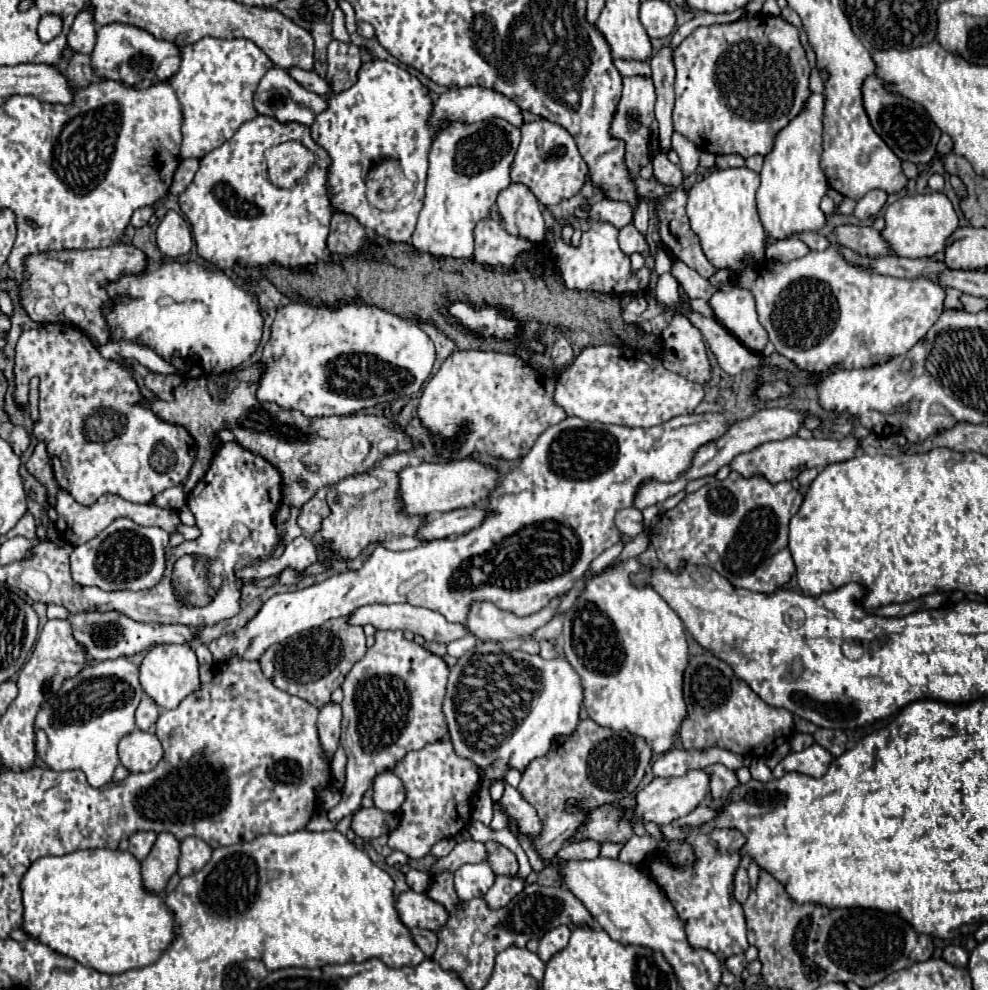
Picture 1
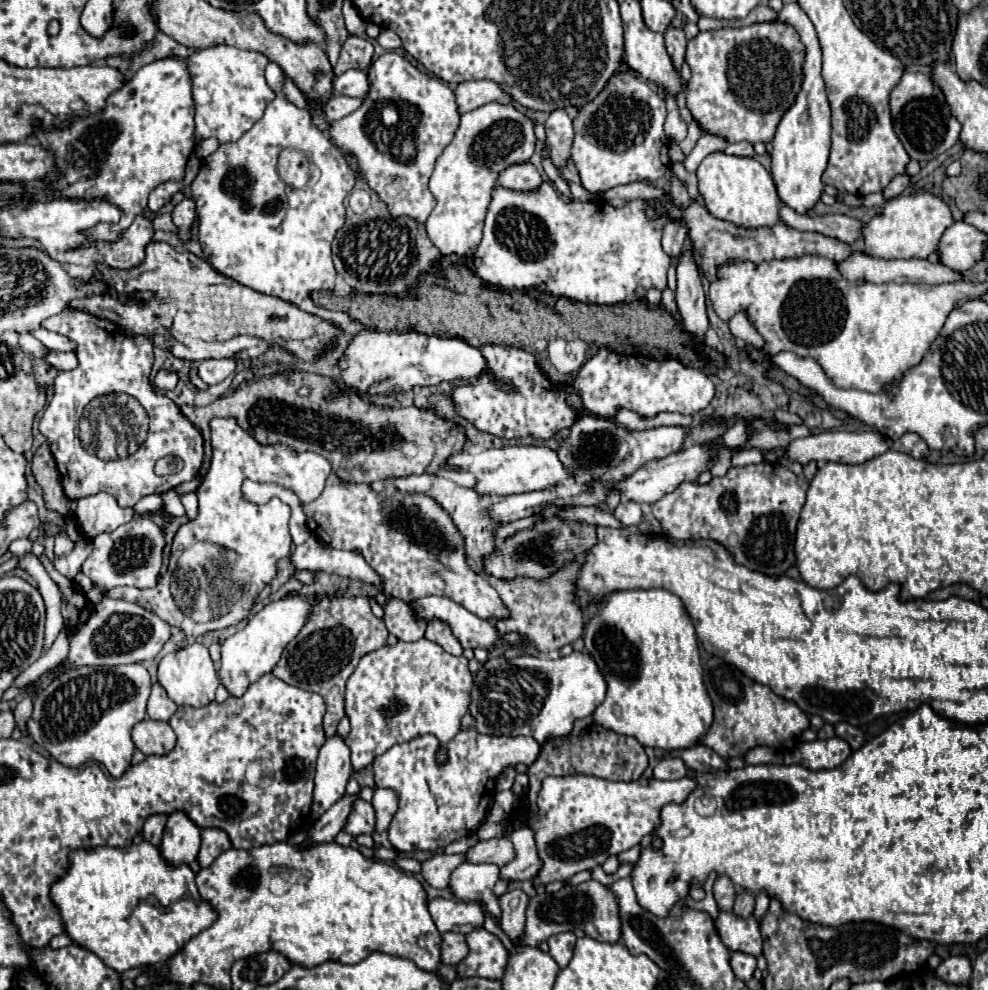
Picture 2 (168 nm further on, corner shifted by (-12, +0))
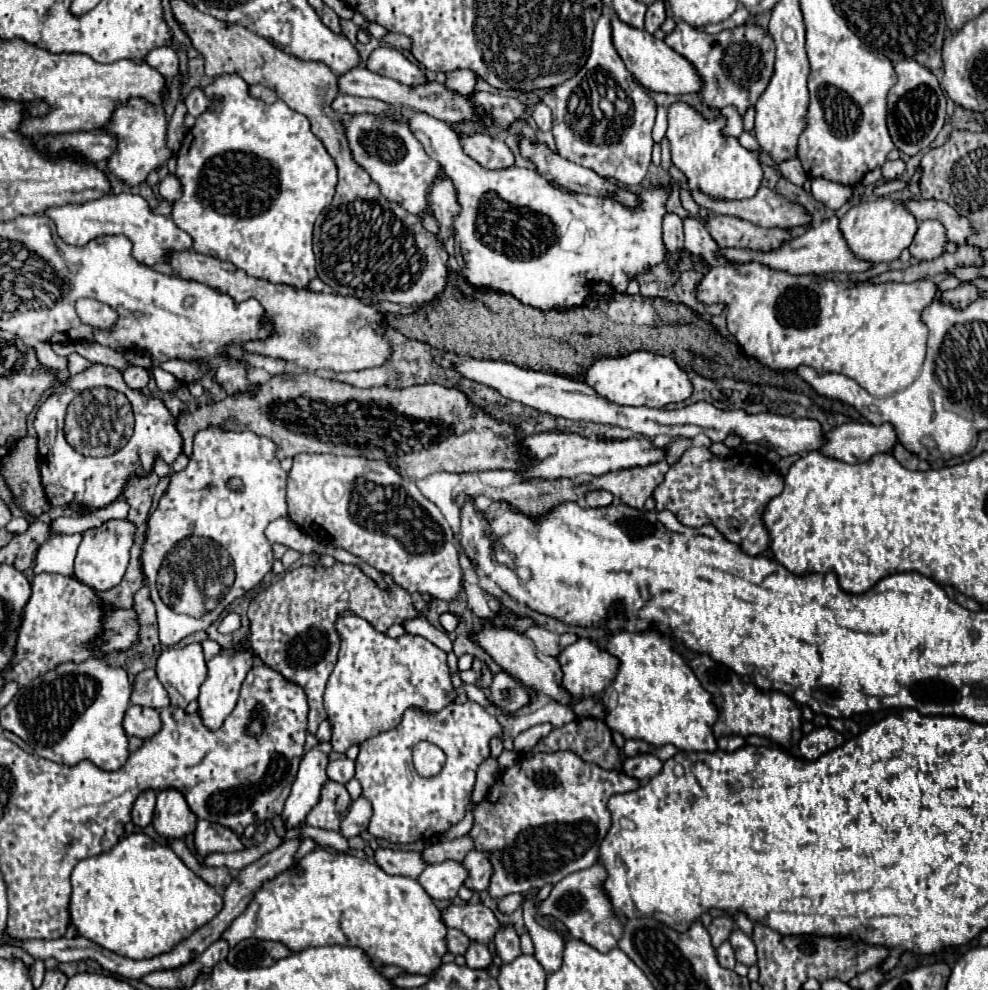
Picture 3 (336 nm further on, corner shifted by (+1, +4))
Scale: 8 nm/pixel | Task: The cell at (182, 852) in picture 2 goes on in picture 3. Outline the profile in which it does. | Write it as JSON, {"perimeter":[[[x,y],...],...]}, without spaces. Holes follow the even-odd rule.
{"perimeter":[[[175,788],[157,792],[157,806],[153,814],[153,826],[157,834],[167,838],[183,838],[193,832],[197,816],[191,812],[183,792]]]}

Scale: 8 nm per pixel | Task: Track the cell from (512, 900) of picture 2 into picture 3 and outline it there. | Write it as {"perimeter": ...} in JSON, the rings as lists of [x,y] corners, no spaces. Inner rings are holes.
{"perimeter":[[[503,926],[501,932],[497,932],[495,936],[495,948],[499,958],[507,964],[511,960],[515,960],[517,956],[521,956],[521,948],[519,948],[519,936],[515,932],[513,926]]]}

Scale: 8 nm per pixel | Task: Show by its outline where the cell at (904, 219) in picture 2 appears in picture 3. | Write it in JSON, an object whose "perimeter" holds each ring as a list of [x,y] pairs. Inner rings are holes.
{"perimeter":[[[889,198],[861,202],[849,208],[849,212],[839,220],[839,230],[853,256],[873,264],[891,262],[899,258],[901,250],[905,250],[911,244],[915,236],[915,228],[917,228],[917,220],[907,212],[907,208],[903,208],[901,202],[893,202]]]}

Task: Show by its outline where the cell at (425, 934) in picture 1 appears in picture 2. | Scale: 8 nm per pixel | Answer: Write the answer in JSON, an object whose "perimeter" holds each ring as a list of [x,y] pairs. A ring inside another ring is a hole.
{"perimeter":[[[446,932],[442,934],[442,964],[446,966],[456,966],[460,964],[460,960],[464,960],[464,956],[468,954],[468,946],[464,940],[464,934],[458,932]]]}

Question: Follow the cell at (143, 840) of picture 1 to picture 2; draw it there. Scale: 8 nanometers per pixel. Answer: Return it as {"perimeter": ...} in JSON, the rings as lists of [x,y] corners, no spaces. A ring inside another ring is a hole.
{"perimeter":[[[150,816],[150,818],[144,822],[144,830],[142,830],[144,840],[148,840],[148,842],[154,844],[154,846],[158,846],[158,844],[162,842],[164,826],[166,826],[166,816]]]}

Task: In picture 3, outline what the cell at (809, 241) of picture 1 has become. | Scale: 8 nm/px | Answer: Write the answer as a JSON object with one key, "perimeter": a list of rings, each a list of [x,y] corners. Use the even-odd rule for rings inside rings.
{"perimeter":[[[715,216],[707,220],[711,238],[723,248],[751,248],[751,250],[775,250],[791,234],[781,228],[761,228],[747,220],[733,216]]]}

